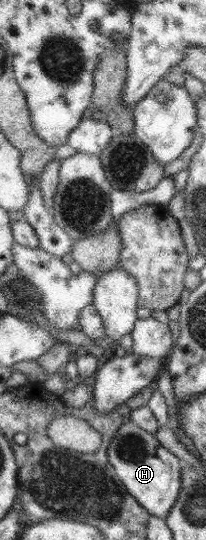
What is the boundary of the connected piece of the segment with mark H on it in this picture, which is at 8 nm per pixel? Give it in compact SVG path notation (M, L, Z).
M124 421L113 434L107 448L107 461L114 467L119 480L151 515L166 518L181 493L182 461L164 448L155 435L142 430L130 421Z

